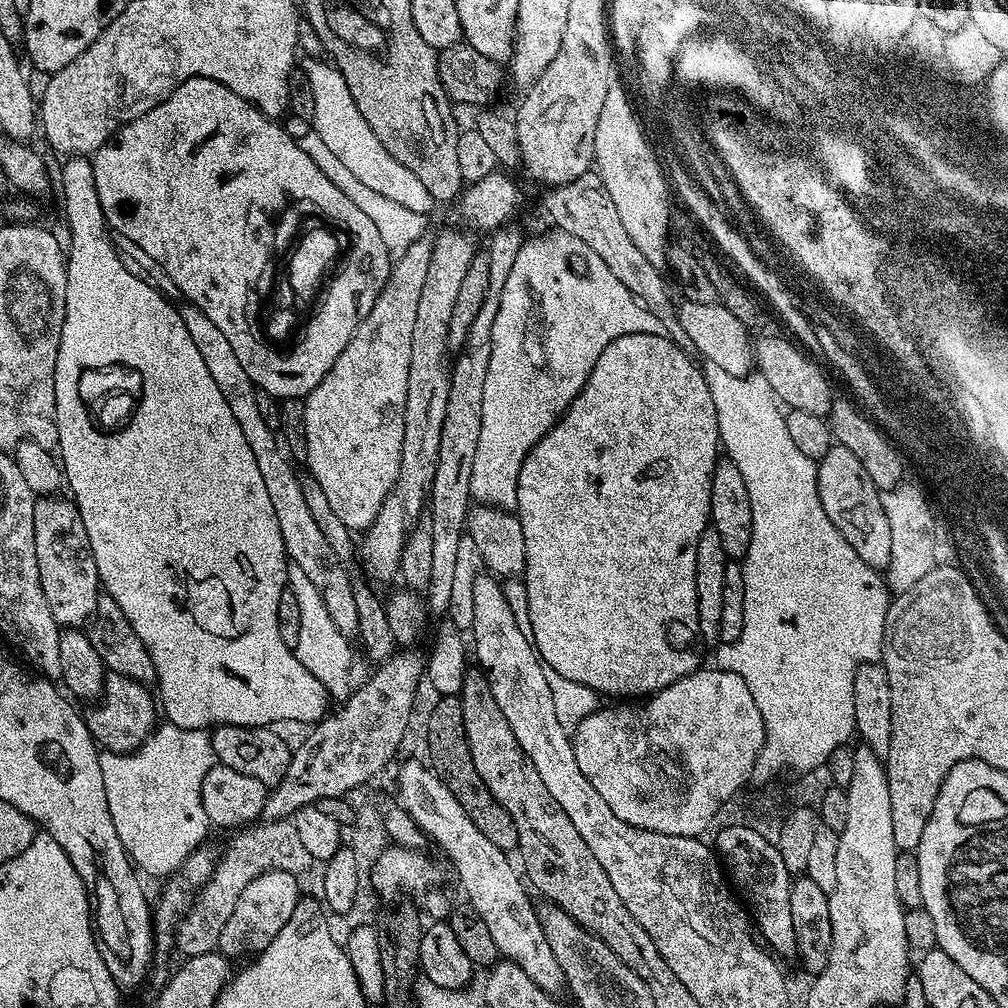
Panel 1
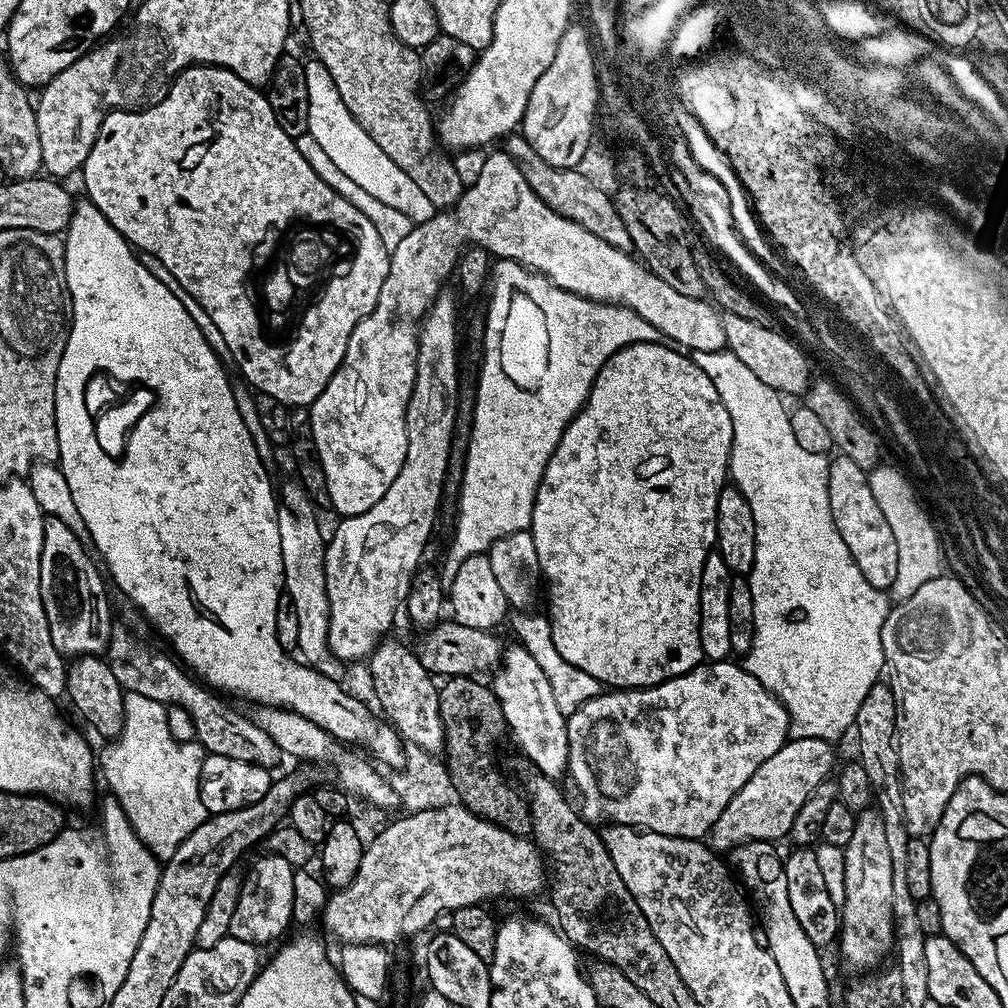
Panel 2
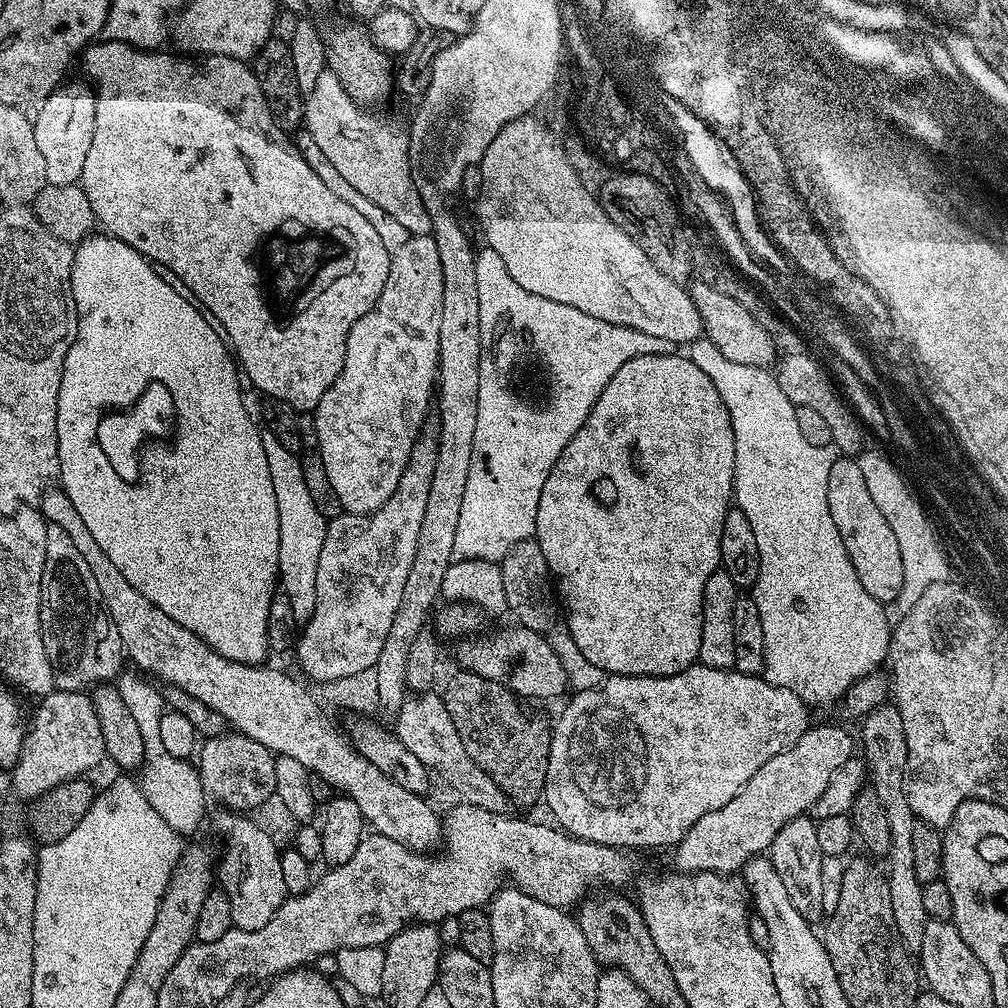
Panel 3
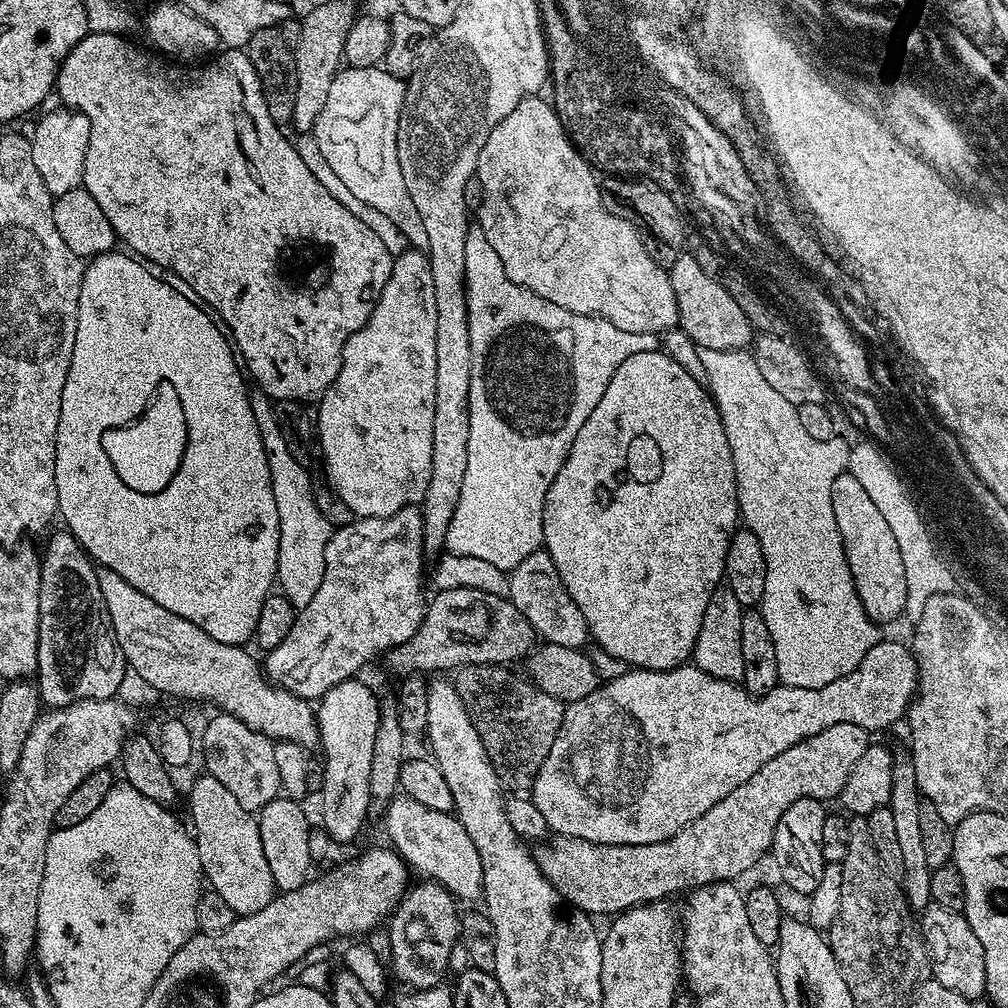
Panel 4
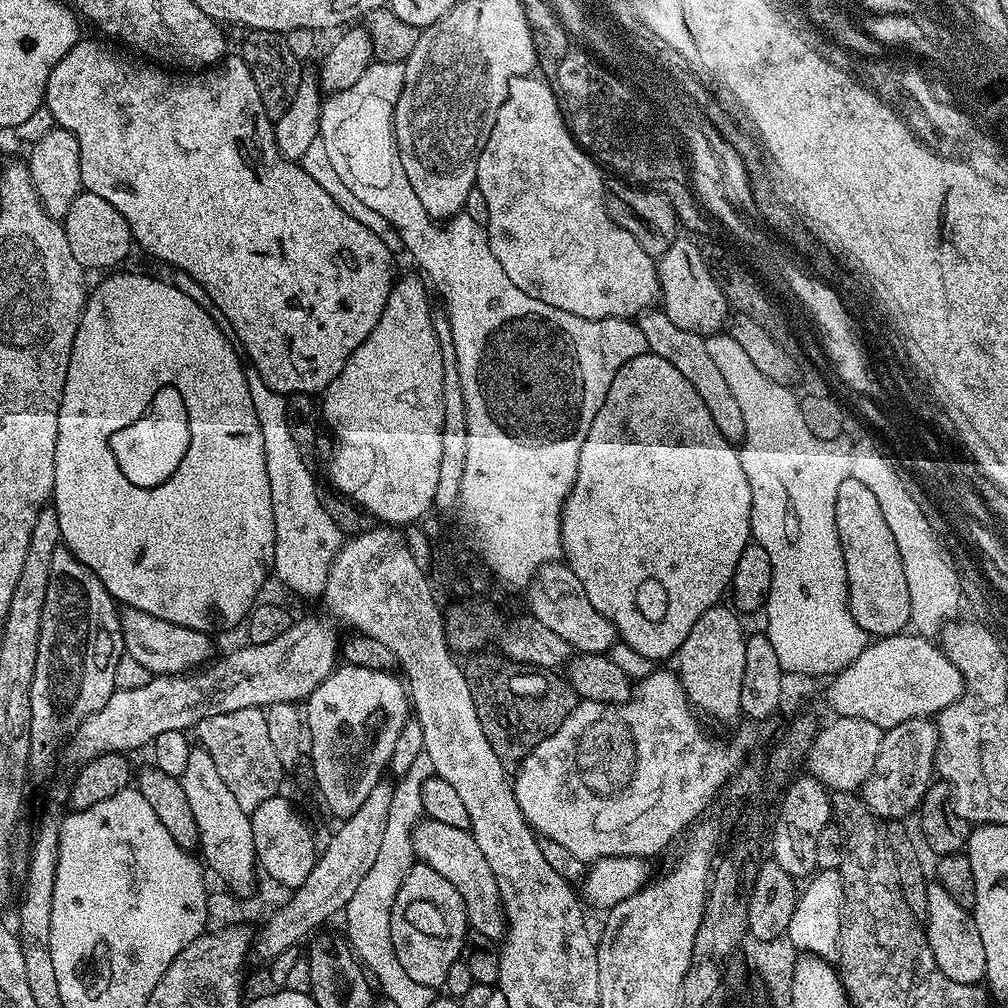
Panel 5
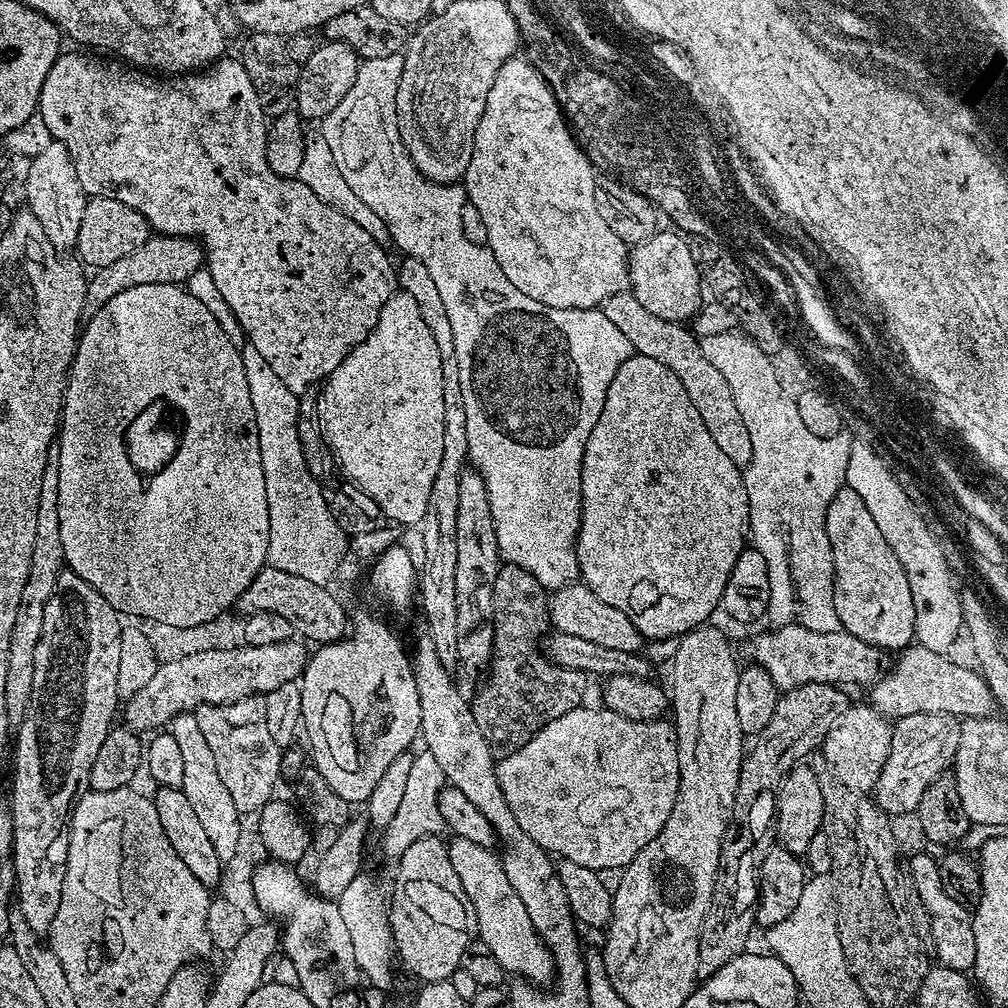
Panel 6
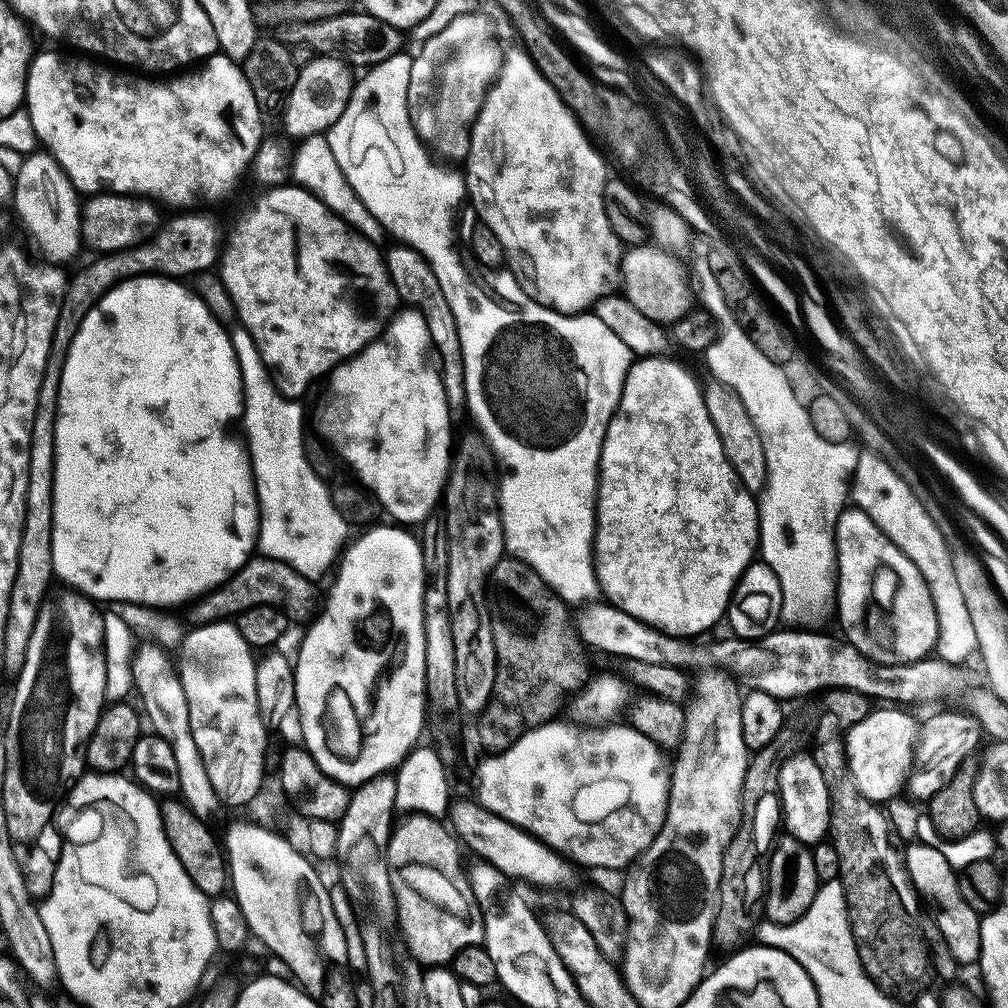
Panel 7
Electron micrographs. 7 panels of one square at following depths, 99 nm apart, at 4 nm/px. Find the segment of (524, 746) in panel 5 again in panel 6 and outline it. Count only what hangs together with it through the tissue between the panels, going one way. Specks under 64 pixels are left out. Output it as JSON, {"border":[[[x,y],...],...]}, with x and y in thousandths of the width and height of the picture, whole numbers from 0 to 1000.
{"border":[[[506,559],[497,563],[490,577],[486,615],[490,621],[491,654],[476,691],[470,694],[470,705],[489,739],[501,738],[501,743],[511,744],[526,736],[550,712],[576,701],[585,672],[582,667],[554,661],[544,654],[537,640],[532,640],[536,630],[538,635],[546,623],[546,591],[530,569]]]}

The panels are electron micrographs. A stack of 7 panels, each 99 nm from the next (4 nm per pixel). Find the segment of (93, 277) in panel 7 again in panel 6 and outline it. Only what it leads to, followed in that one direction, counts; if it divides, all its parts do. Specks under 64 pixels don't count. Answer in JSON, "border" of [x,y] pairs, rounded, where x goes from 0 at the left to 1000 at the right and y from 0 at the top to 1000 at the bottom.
{"border":[[[148,233],[141,244],[133,244],[129,252],[121,252],[119,256],[108,262],[98,263],[94,267],[95,275],[90,275],[89,286],[95,290],[110,291],[112,288],[126,286],[128,282],[178,282],[182,283],[194,269],[204,262],[202,244],[189,234]]]}

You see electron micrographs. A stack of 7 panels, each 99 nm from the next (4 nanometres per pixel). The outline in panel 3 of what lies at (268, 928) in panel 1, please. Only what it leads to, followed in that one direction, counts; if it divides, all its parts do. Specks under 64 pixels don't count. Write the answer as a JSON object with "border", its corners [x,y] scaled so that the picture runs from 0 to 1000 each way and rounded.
{"border":[[[218,804],[210,817],[222,828],[222,846],[216,849],[216,877],[228,891],[230,916],[240,923],[256,923],[272,911],[287,884],[284,871],[280,871],[279,842],[274,841],[273,831],[245,812],[237,805]]]}

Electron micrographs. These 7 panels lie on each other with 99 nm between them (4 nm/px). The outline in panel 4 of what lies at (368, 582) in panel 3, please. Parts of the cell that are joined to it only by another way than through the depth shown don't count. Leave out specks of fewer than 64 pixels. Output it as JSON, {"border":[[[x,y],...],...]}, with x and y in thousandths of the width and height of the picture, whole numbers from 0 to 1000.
{"border":[[[406,502],[395,506],[391,510],[387,510],[383,514],[358,512],[349,515],[343,522],[332,525],[327,534],[327,538],[323,538],[323,565],[319,569],[319,581],[315,581],[312,593],[308,593],[306,600],[295,606],[292,621],[288,621],[288,629],[284,629],[284,633],[280,633],[280,637],[276,637],[276,641],[272,641],[272,645],[261,652],[260,662],[266,674],[269,675],[275,683],[283,683],[285,687],[290,687],[293,690],[299,690],[301,694],[313,696],[331,681],[350,674],[350,672],[356,668],[353,666],[355,666],[360,659],[367,658],[373,650],[374,654],[378,649],[384,647],[385,644],[394,643],[396,639],[402,639],[407,633],[411,633],[411,629],[417,623],[417,618],[421,616],[423,606],[420,571],[421,555],[423,555],[421,546],[421,510],[416,503]]]}

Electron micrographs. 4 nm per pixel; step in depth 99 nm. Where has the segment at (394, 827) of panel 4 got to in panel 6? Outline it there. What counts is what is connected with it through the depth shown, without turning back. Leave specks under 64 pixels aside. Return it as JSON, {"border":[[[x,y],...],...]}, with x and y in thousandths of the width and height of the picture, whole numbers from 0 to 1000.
{"border":[[[449,828],[447,832],[443,834],[444,846],[472,904],[475,932],[490,946],[490,950],[494,950],[501,965],[514,964],[518,967],[515,969],[523,973],[536,978],[543,977],[551,969],[552,951],[532,924],[522,895],[506,877],[499,852],[493,846],[491,849],[485,838],[475,837],[461,829]]]}

